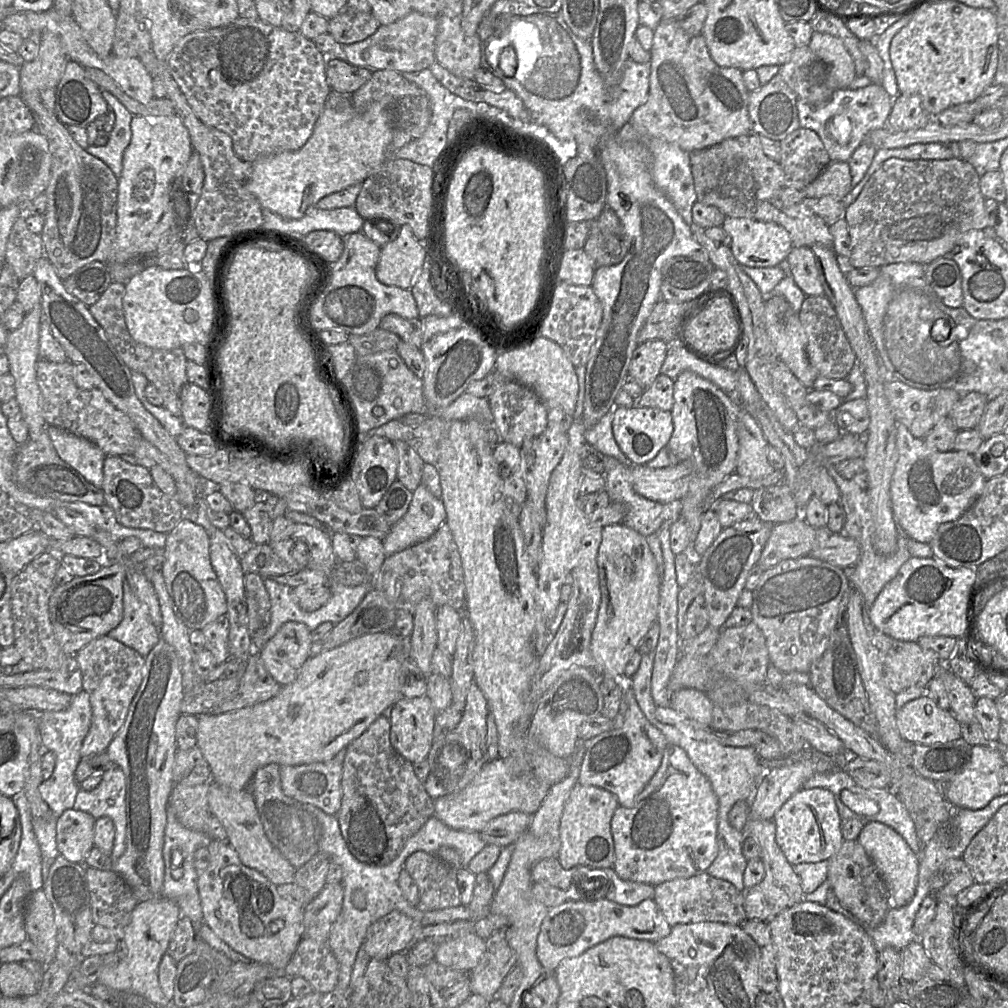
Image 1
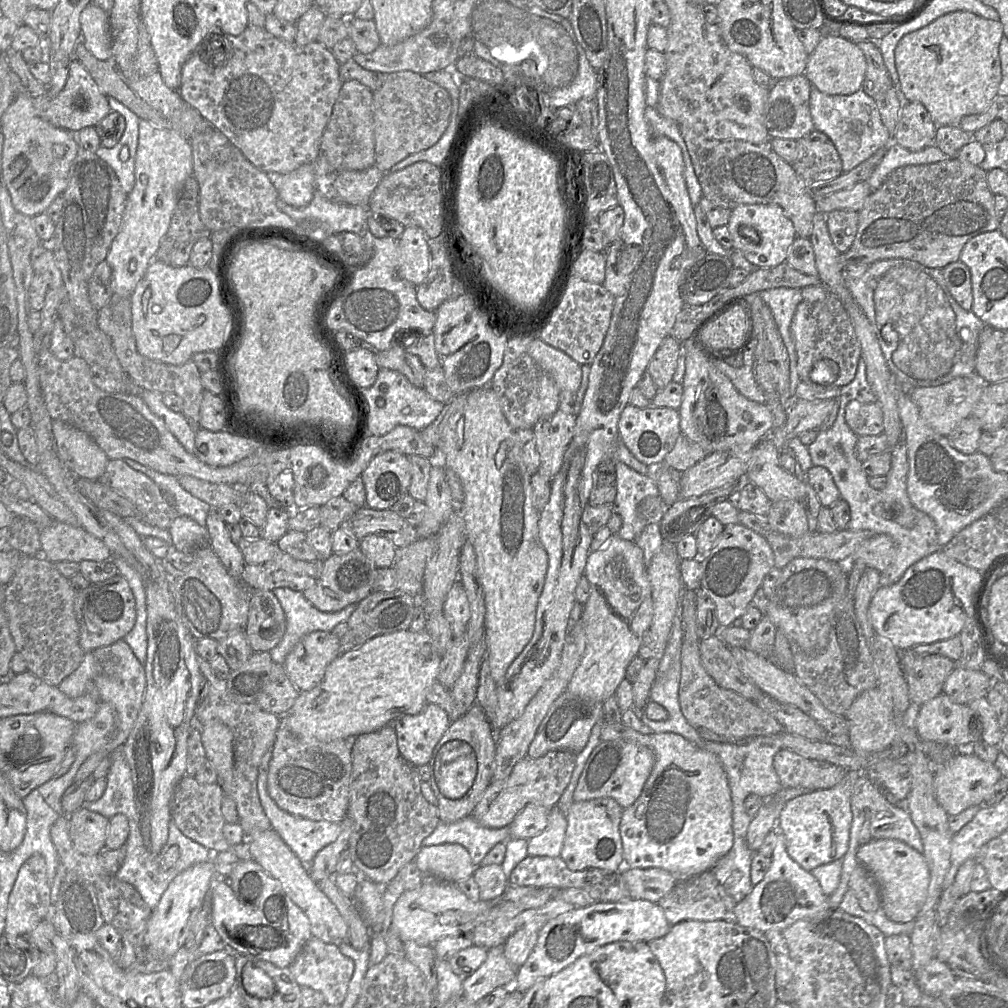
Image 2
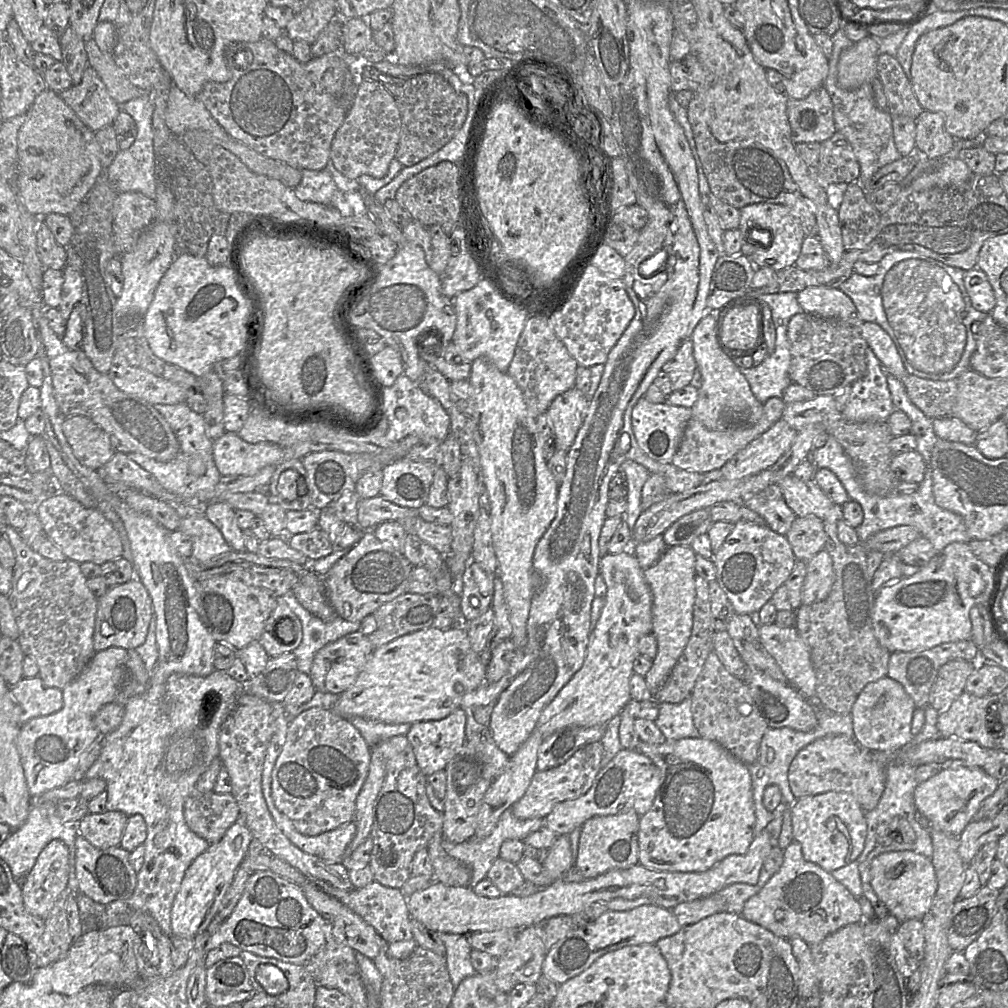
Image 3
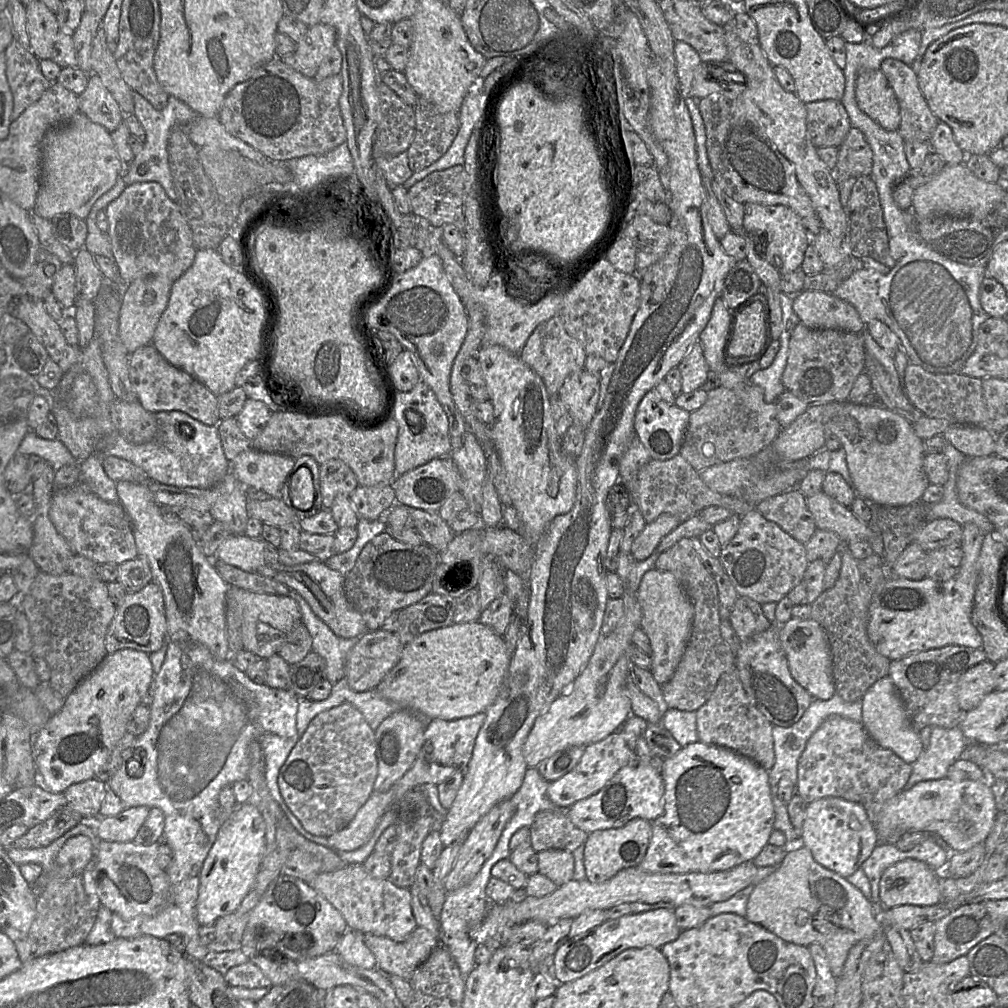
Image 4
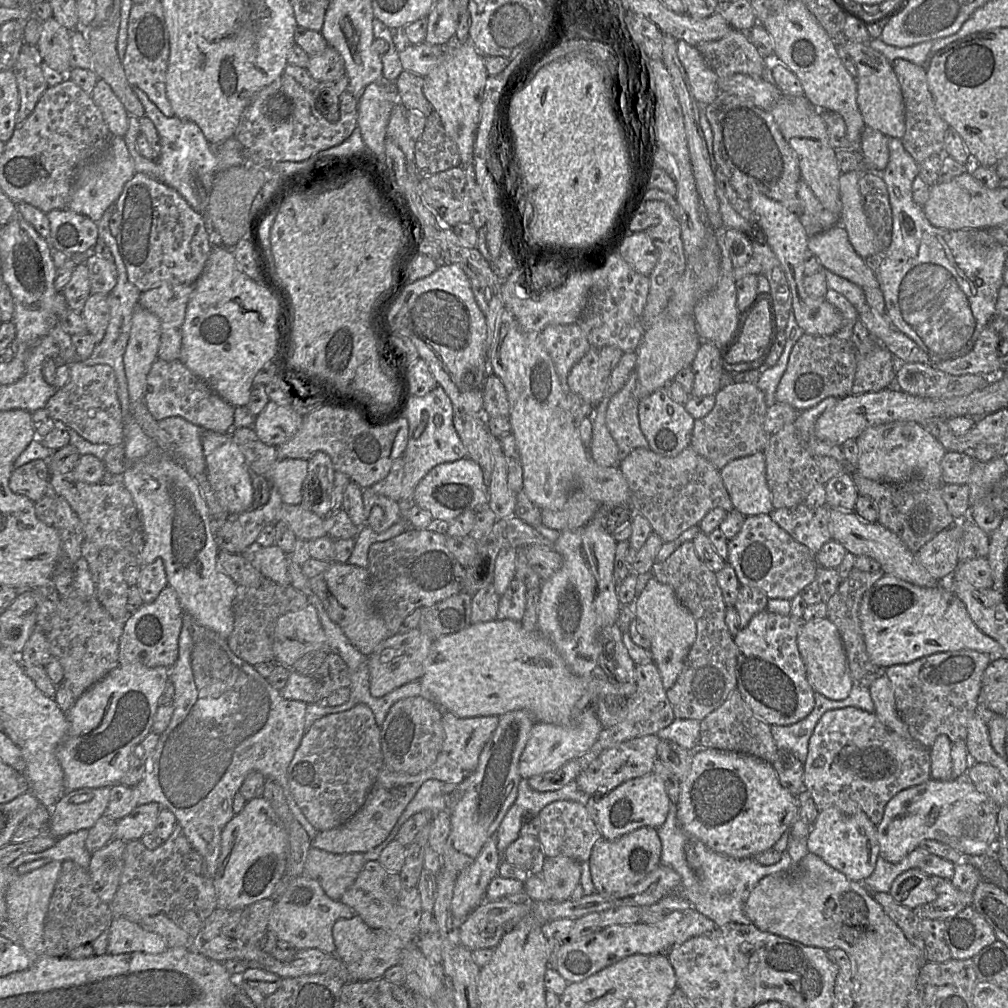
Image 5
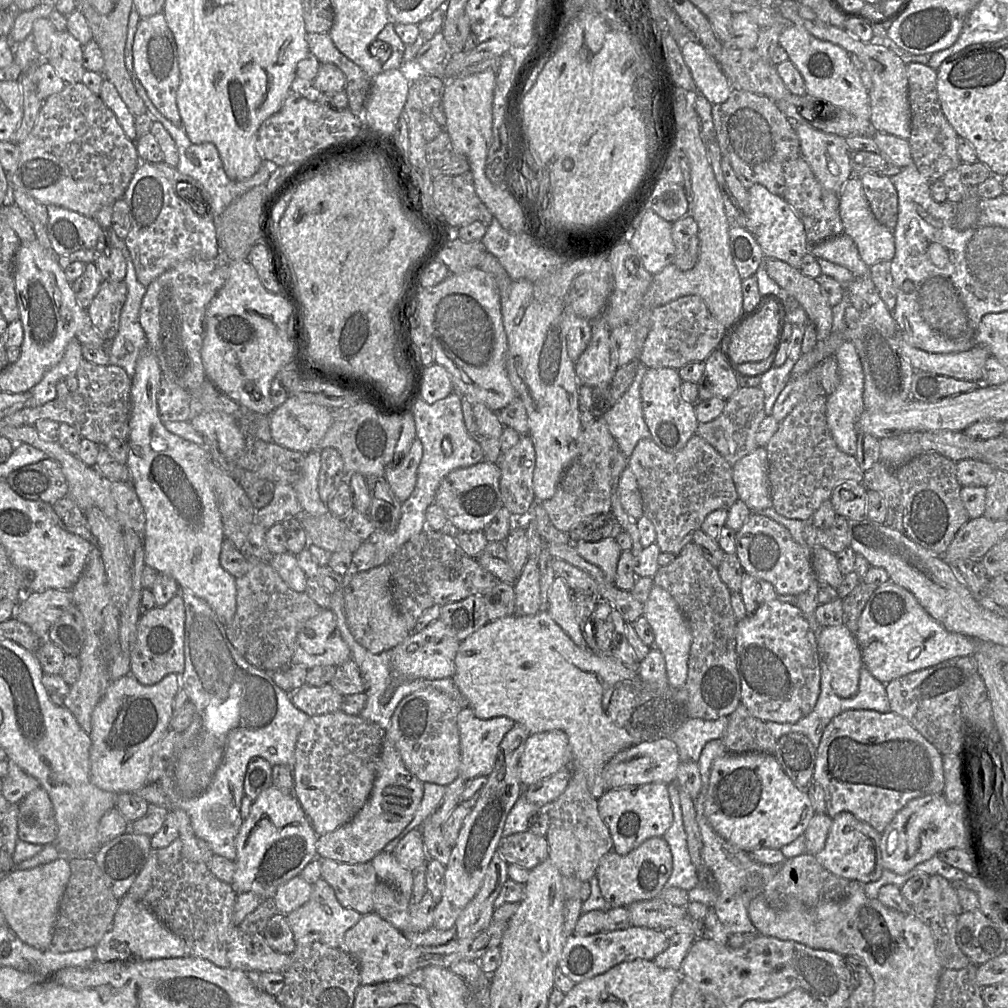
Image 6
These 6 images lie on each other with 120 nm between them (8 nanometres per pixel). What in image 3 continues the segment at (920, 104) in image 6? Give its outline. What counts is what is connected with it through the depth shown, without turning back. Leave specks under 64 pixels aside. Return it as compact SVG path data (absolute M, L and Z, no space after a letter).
M879 54L877 78L882 83L891 114L915 120L923 112L924 109L913 92L910 79L894 56Z

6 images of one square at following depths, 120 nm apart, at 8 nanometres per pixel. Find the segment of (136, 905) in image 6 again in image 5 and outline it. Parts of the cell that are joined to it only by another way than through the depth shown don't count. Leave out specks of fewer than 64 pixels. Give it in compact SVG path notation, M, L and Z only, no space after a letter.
M114 917L109 927L107 953L112 955L142 952L160 954L169 948L166 940L123 917Z

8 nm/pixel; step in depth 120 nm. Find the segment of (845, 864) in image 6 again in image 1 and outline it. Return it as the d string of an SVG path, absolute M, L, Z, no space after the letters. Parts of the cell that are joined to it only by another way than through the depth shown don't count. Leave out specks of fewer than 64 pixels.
M824 788L801 789L794 793L776 812L773 822L776 842L792 865L829 860L844 841L835 797Z

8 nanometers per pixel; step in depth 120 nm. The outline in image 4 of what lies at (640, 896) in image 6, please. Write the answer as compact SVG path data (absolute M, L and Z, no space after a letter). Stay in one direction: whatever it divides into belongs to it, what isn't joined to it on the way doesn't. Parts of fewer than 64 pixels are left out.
M634 818L620 828L589 833L584 843L584 866L587 880L591 883L603 883L622 869L638 867L646 855L651 836L651 822L642 818Z

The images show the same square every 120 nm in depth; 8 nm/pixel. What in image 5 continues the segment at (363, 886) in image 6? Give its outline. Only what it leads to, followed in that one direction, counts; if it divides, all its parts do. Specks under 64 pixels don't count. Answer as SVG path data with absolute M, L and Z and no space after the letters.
M311 846L302 875L316 880L327 896L340 901L367 861L361 853L334 854Z

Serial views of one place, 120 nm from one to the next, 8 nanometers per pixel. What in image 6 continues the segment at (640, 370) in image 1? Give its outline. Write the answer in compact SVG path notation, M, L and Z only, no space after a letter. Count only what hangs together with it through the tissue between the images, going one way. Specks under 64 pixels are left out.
M721 348L714 350L704 361L705 370L698 384L699 400L712 397L728 399L740 386L738 373Z

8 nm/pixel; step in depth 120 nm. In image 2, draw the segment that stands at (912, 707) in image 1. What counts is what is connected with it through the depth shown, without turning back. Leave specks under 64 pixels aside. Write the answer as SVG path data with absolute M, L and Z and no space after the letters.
M942 693L920 706L915 731L924 741L965 747L982 740L983 725L967 704L955 703Z

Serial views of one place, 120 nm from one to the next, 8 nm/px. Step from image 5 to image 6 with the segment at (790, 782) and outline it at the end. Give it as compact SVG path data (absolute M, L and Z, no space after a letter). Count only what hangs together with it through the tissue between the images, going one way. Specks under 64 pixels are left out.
M792 732L778 739L773 755L794 784L806 789L813 781L816 752L807 736Z

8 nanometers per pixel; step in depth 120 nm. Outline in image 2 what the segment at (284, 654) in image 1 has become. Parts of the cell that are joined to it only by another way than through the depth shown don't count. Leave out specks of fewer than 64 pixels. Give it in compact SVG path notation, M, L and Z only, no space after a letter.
M314 631L293 647L283 667L299 691L308 691L322 681L329 664L341 653L339 637Z

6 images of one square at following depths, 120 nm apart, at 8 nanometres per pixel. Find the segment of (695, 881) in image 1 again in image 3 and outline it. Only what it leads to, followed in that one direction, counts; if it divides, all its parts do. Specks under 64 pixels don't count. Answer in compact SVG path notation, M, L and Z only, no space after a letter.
M717 892L708 897L680 903L669 910L672 910L682 927L697 923L714 913L724 912L726 910L726 901Z

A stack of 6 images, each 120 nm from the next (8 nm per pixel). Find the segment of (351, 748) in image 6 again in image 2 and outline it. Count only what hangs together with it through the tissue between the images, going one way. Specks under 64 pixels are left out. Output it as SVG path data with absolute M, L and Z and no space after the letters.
M280 720L269 766L267 790L281 809L310 820L341 823L348 811L351 773L352 748L347 746L344 739L331 742L305 742L292 733Z

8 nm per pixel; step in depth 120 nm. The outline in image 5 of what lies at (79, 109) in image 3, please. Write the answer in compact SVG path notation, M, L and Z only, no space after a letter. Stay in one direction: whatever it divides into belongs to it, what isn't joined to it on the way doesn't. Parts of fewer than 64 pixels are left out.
M98 79L90 96L101 111L105 124L112 135L123 137L128 129L129 114L103 79Z

